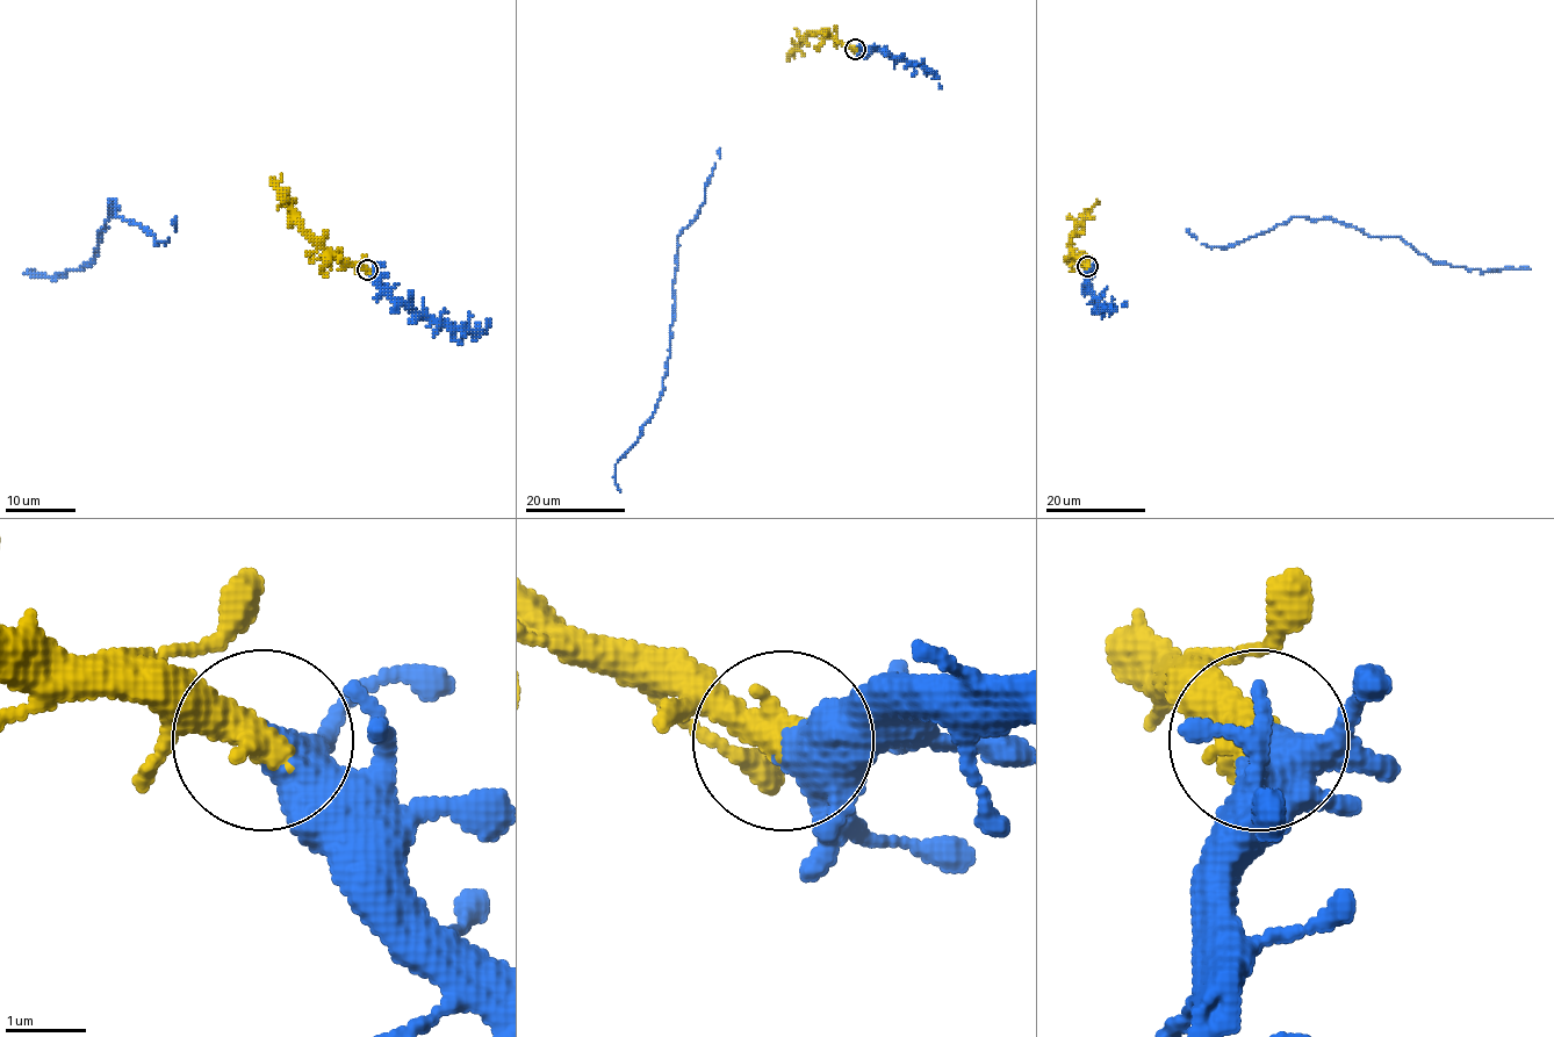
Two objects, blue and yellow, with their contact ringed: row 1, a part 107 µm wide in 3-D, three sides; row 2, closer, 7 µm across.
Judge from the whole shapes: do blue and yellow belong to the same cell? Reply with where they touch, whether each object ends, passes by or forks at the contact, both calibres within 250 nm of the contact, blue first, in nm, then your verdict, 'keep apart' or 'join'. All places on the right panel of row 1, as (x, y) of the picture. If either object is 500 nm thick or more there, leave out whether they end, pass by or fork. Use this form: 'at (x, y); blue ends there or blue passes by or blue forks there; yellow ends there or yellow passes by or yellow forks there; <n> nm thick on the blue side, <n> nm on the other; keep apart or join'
at (1087, 266); blue passes by; yellow ends there; 440 nm thick on the blue side, 480 nm on the other; join

